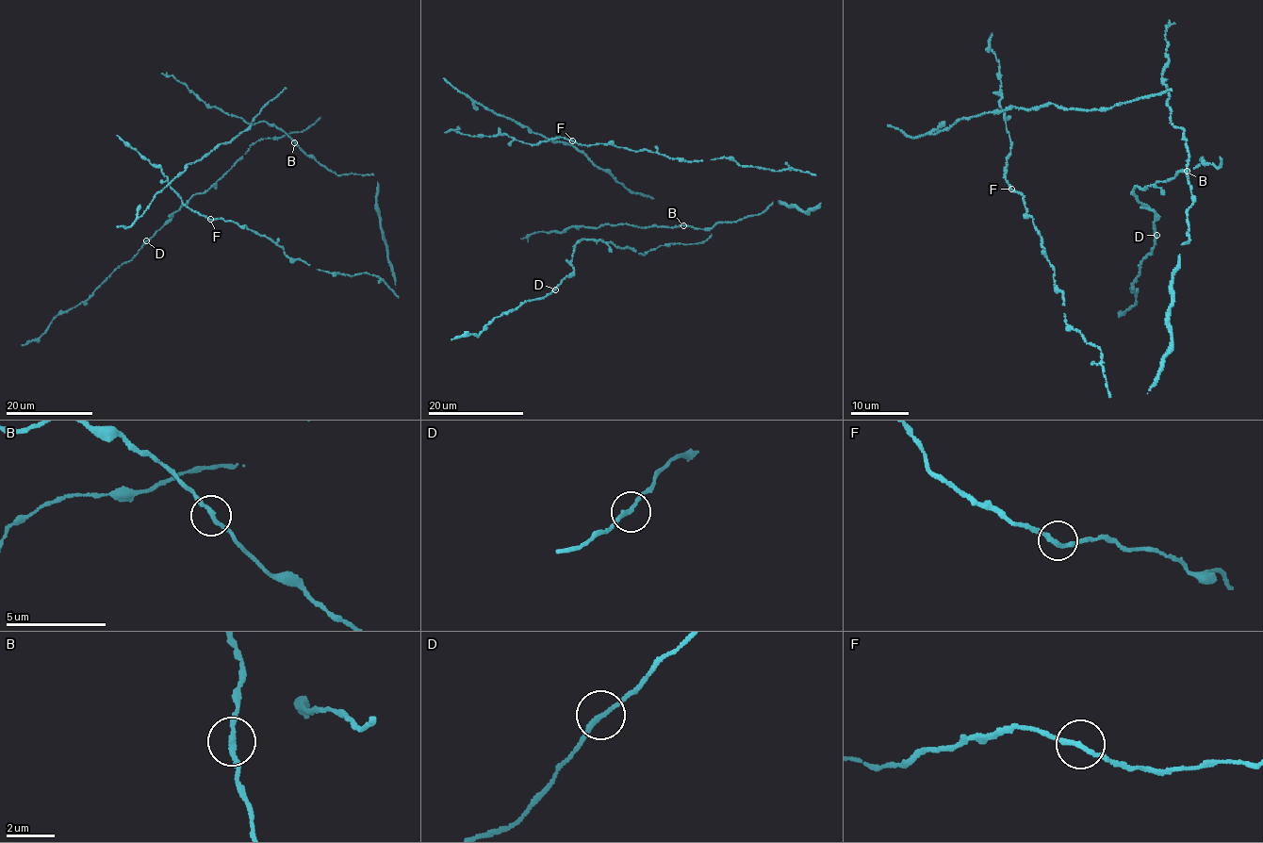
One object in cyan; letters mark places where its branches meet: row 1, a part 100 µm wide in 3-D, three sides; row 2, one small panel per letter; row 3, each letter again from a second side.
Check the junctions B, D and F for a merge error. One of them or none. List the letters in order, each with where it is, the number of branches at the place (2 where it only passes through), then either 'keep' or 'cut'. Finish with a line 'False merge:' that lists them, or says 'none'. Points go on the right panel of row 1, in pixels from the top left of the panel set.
B: (1187, 171) | 2 | keep
D: (1156, 235) | 2 | keep
F: (1011, 189) | 2 | keep
False merge: none

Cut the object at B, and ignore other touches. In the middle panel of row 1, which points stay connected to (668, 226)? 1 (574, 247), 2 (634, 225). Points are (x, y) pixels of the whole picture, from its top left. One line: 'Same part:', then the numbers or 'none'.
Same part: 2

